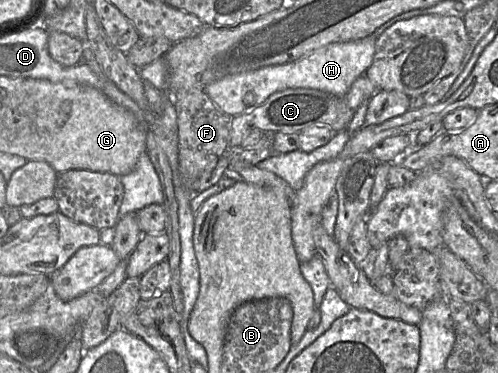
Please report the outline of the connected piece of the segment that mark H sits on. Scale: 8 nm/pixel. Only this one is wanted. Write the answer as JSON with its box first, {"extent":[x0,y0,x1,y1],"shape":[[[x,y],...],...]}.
{"extent":[204,35,377,117],"shape":[[[369,35],[355,41],[332,43],[294,62],[266,66],[257,70],[226,76],[207,85],[204,92],[210,97],[219,110],[231,117],[248,112],[262,105],[273,93],[289,88],[312,88],[330,93],[337,97],[344,97],[353,82],[359,76],[365,74],[366,70],[372,64],[375,54],[376,39],[377,38],[373,35]]]}

